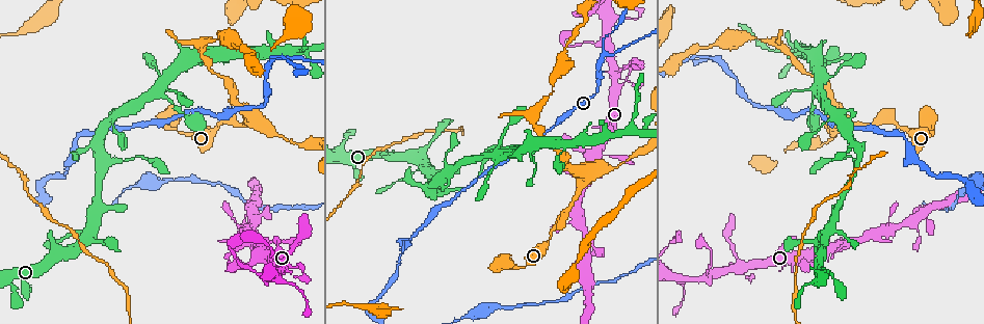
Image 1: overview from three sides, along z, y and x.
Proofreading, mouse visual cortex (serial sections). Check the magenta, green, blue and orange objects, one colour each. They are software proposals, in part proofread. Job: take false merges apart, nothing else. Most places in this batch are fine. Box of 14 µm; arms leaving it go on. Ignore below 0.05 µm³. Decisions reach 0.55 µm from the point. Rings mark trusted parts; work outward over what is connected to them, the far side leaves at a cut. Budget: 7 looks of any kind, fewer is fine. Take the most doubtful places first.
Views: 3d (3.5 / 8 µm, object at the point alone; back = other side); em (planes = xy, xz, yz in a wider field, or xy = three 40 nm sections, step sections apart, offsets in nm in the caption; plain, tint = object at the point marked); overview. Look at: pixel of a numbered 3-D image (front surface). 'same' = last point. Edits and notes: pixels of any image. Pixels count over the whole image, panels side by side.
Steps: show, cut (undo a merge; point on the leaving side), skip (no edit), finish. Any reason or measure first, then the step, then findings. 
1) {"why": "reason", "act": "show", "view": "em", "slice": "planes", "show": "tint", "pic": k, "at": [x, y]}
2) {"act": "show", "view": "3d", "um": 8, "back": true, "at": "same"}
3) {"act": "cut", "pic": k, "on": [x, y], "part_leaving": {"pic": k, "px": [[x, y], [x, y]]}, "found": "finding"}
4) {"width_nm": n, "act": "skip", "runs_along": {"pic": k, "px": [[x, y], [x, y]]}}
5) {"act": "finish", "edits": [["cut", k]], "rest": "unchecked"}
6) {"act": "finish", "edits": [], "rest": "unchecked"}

{"act": "show", "view": "3d", "um": 8, "pic": 1, "at": [719, 63]}

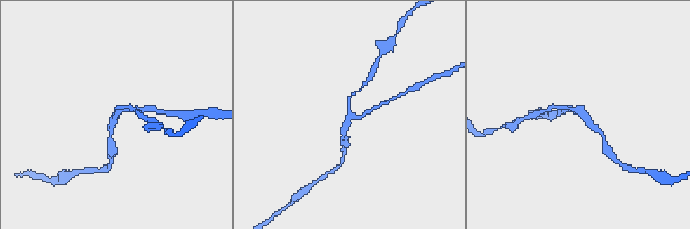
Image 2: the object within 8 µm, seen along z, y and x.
{"arms": 3, "arm_widths_nm": [150, 150, 200], "why": "now the EM", "act": "show", "view": "em", "slice": "xy", "step": 2, "show": "tint", "pic": 2, "at": [346, 120]}

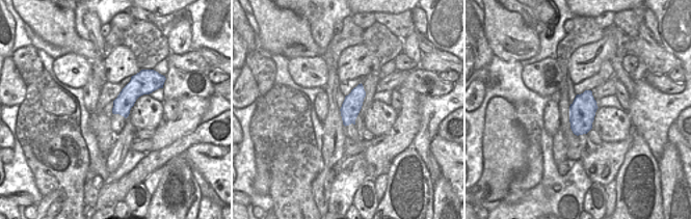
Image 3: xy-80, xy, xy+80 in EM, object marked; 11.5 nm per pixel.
{"act": "skip", "runs_along": {"pic": 2, "px": [[604, 137], [580, 113], [557, 108]]}, "found": "one cell here"}

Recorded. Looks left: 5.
{"why": "three-way junction", "act": "show", "view": "3d", "um": 3.5, "pic": 1, "at": [99, 172]}

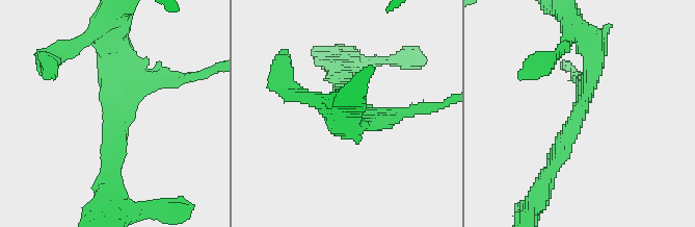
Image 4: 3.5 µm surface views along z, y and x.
{"arms": 3, "arm_widths_nm": [150, 250, 300], "act": "show", "view": "em", "slice": "xy", "step": 5, "show": "tint", "pic": 4, "at": [583, 107]}

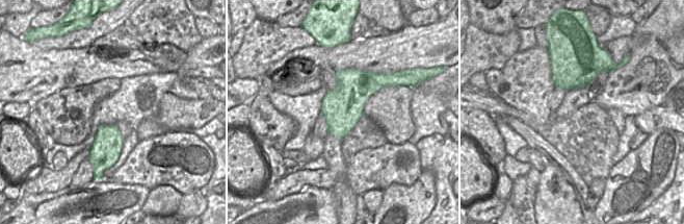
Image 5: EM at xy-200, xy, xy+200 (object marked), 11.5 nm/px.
{"act": "skip", "runs_along": {"pic": 4, "px": [[550, 170], [587, 93], [587, 39]]}, "found": "continuous, no second cell"}

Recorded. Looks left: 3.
{"why": "calibre changes", "act": "show", "view": "3d", "um": 8, "pic": 1, "at": [535, 115]}

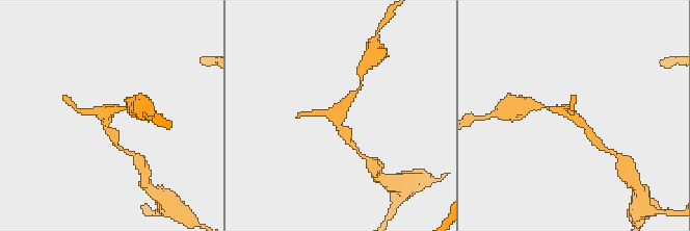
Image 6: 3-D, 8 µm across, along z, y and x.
{"act": "show", "view": "3d", "um": 3.5, "back": true, "pic": 6, "at": [338, 112]}

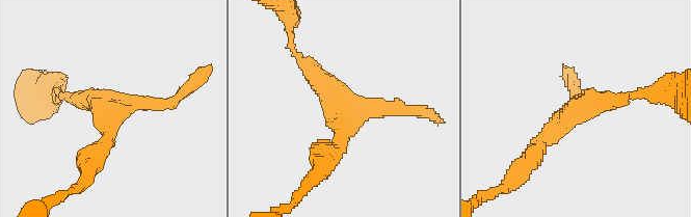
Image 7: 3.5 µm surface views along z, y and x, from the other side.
{"why": "need the tissue", "act": "show", "view": "em", "slice": "xy", "step": 2, "show": "tint", "pic": 7, "at": [105, 109]}

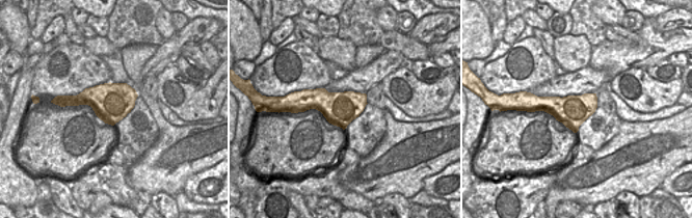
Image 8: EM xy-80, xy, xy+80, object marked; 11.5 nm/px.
{"width_nm": 400, "act": "skip", "runs_along": {"pic": 7, "px": [[531, 158], [570, 110], [627, 95]]}, "found": "all the same cell"}

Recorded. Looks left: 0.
{"act": "finish", "edits": [], "rest": "unchecked"}

